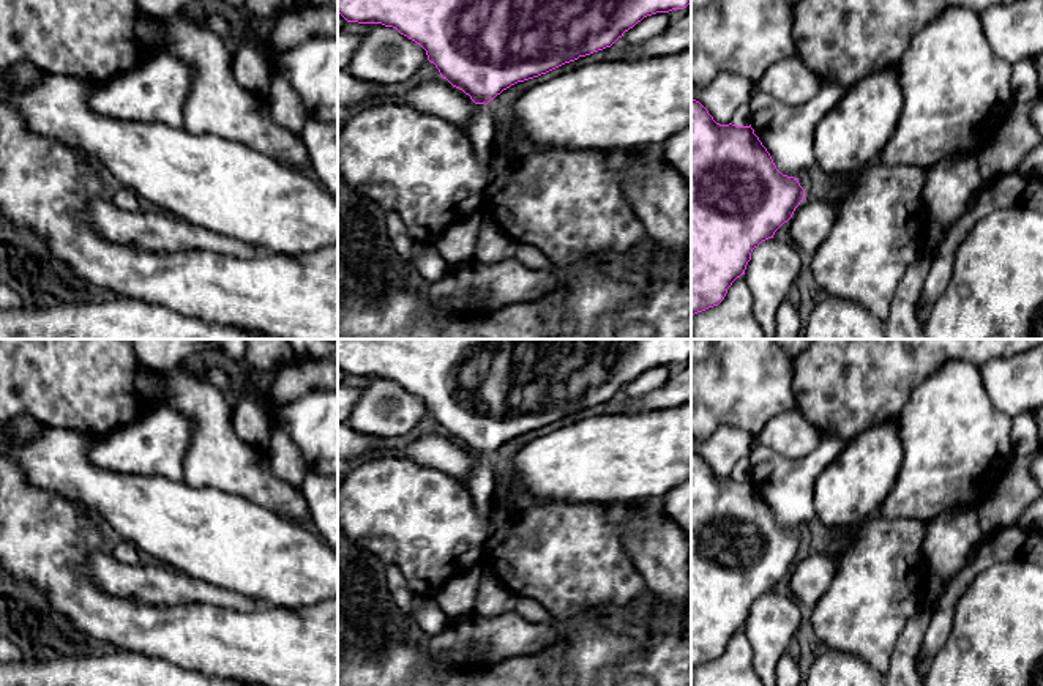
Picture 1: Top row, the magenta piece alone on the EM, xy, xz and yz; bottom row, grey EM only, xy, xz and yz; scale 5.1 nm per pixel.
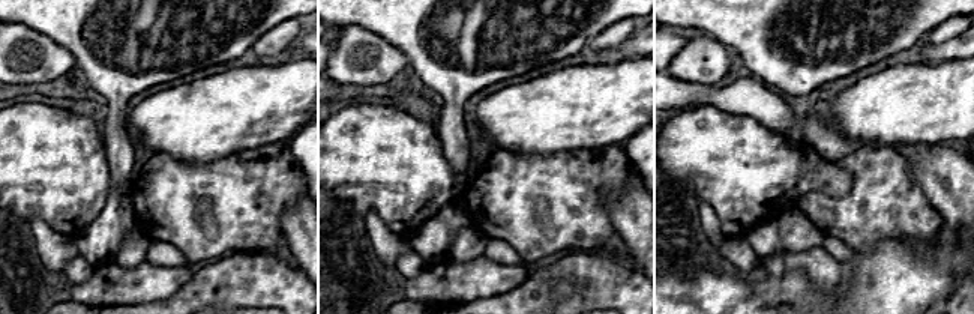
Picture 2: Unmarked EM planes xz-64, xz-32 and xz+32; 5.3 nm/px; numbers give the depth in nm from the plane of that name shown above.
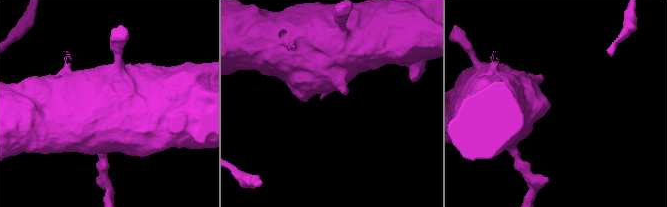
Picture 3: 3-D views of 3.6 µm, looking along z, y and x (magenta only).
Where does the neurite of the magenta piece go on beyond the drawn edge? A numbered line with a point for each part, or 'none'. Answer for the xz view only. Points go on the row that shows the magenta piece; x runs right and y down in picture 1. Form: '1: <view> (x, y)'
1: xz (482, 131)

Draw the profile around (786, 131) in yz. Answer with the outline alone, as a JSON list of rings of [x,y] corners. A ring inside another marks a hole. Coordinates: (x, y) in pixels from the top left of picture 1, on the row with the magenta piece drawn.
[[[821,80],[816,96],[800,106],[787,106],[765,91],[753,90],[748,101],[751,128],[783,175],[798,178],[816,166],[816,126],[838,104],[846,88]]]

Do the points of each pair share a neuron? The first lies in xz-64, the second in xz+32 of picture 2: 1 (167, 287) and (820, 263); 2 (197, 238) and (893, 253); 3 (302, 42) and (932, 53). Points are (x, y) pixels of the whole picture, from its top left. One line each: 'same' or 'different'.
1: same
2: different
3: same

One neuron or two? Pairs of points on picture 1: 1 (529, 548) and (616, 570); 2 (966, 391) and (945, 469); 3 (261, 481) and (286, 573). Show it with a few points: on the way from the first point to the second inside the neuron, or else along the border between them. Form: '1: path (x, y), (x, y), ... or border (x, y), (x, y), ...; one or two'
1: path (551, 557), (575, 557), (594, 570); one
2: path (952, 410), (952, 450); one
3: border (232, 492), (269, 507), (283, 516), (302, 521); two

